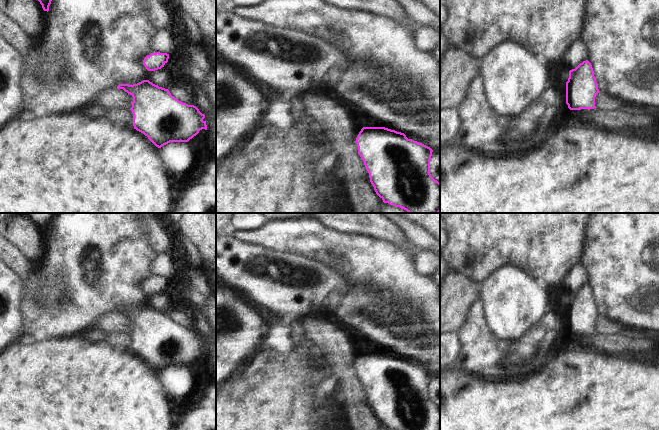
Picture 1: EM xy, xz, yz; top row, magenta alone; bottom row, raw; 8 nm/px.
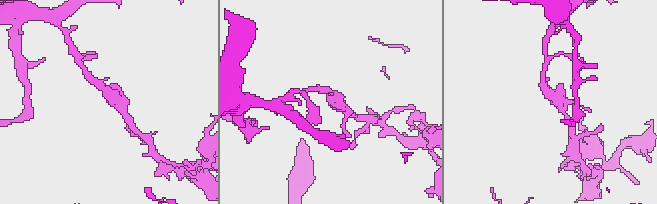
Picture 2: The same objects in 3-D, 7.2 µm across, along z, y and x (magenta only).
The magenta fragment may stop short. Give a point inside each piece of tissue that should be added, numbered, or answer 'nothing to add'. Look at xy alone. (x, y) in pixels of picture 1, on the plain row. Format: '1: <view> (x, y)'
nothing to add

